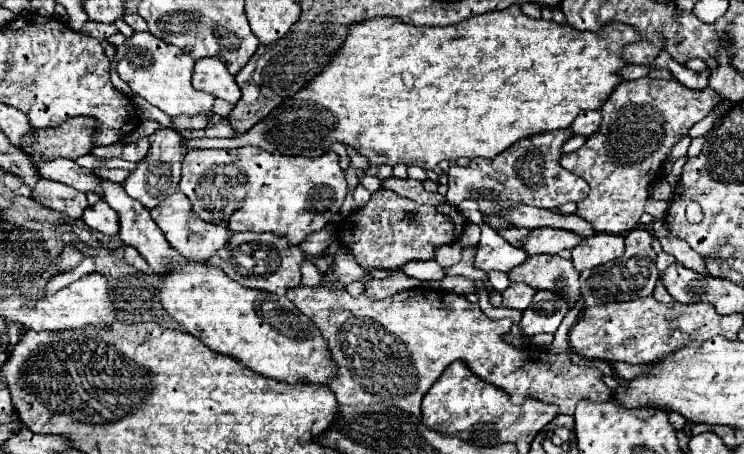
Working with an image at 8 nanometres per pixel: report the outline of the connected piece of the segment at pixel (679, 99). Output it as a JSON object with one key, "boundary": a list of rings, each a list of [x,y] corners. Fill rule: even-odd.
{"boundary":[[[635,79],[635,81],[623,81],[607,99],[607,103],[601,107],[603,121],[599,129],[587,137],[585,145],[573,153],[561,155],[561,167],[567,171],[579,175],[585,179],[591,187],[587,199],[577,203],[577,213],[585,221],[591,221],[593,229],[599,233],[615,233],[623,235],[629,229],[635,229],[639,225],[639,217],[643,215],[645,201],[649,199],[649,187],[661,177],[663,165],[675,147],[675,143],[689,133],[689,129],[699,121],[705,119],[715,103],[719,101],[719,95],[713,89],[701,89],[691,91],[683,87],[677,79],[671,81],[659,81],[659,79]]]}

